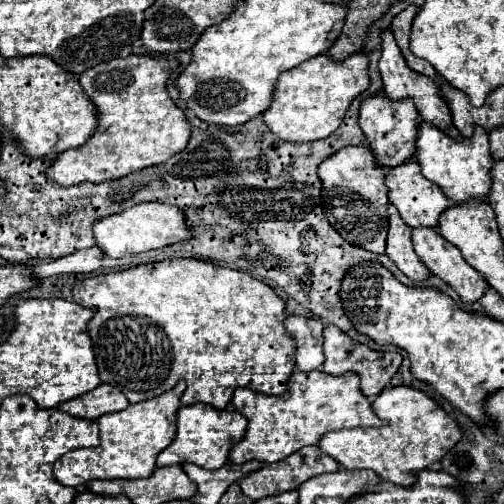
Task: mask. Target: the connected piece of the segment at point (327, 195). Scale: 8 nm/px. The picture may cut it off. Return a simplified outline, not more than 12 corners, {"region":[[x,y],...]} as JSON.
{"region":[[368,147],[320,163],[324,213],[352,245],[386,249],[386,167]]}

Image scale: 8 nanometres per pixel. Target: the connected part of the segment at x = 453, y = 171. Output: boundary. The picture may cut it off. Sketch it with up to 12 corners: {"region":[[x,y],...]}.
{"region":[[422,123],[416,161],[454,205],[486,199],[486,129],[454,141]]}

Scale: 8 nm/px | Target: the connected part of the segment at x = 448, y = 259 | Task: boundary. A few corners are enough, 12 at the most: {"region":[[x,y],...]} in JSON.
{"region":[[414,229],[414,251],[434,275],[474,303],[486,279],[436,229]]}

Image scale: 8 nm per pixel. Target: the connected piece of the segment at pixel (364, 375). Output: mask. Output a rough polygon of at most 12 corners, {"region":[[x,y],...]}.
{"region":[[334,325],[324,329],[322,371],[354,371],[366,397],[380,395],[402,365]]}

